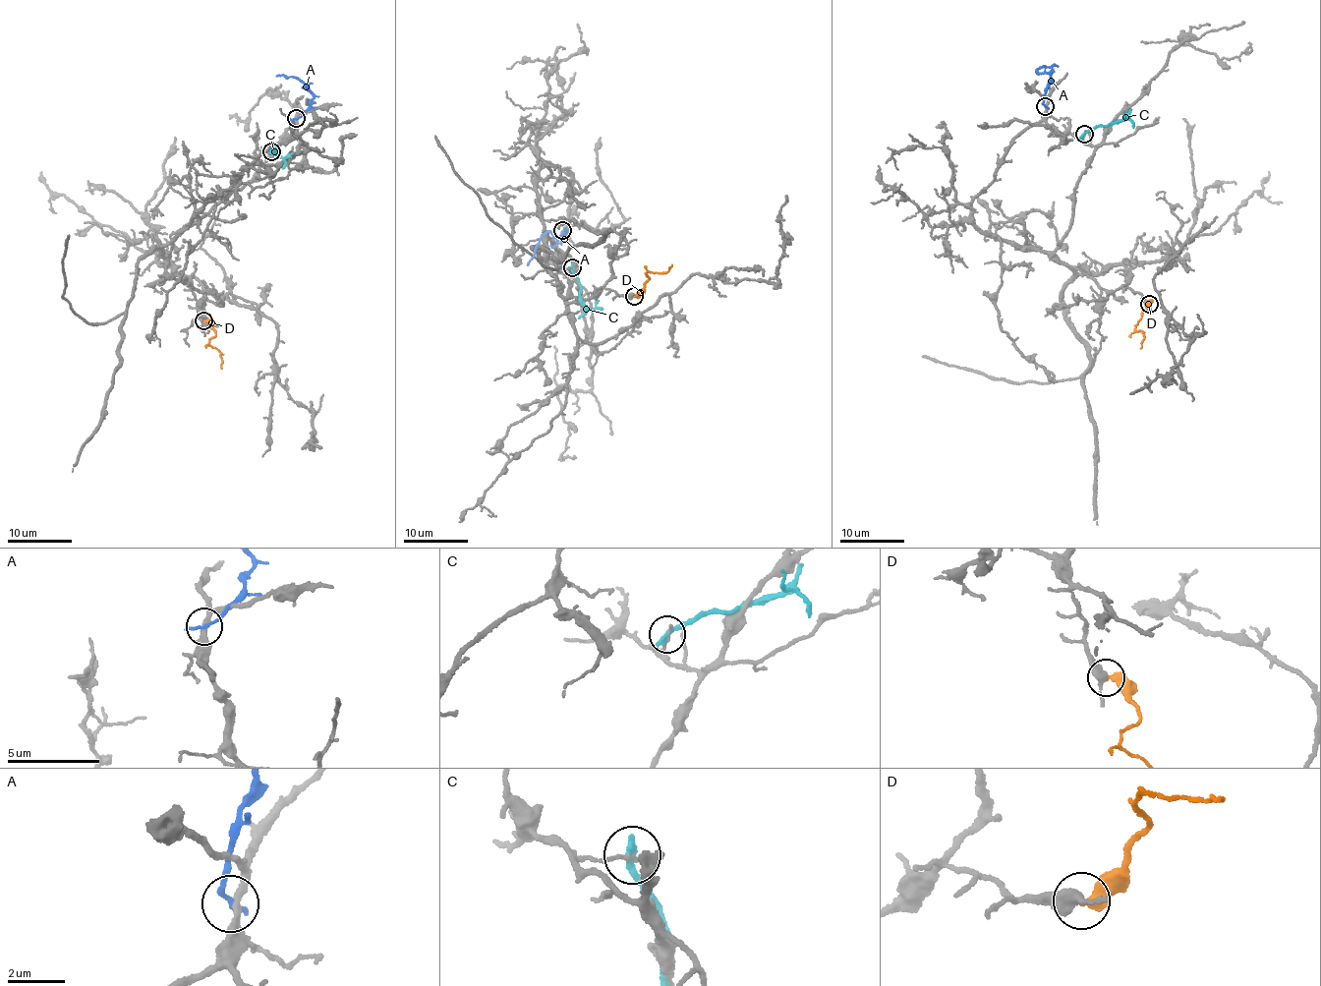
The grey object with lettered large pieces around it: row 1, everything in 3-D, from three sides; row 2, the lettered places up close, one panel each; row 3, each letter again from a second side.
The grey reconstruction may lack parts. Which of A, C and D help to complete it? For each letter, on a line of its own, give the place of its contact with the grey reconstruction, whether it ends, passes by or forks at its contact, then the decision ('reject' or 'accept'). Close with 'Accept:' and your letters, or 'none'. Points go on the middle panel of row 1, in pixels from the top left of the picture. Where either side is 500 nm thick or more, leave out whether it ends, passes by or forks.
A: contact (562, 230); it ends; reject
C: contact (572, 267); it ends; reject
D: contact (634, 296); it ends; reject
Accept: none

